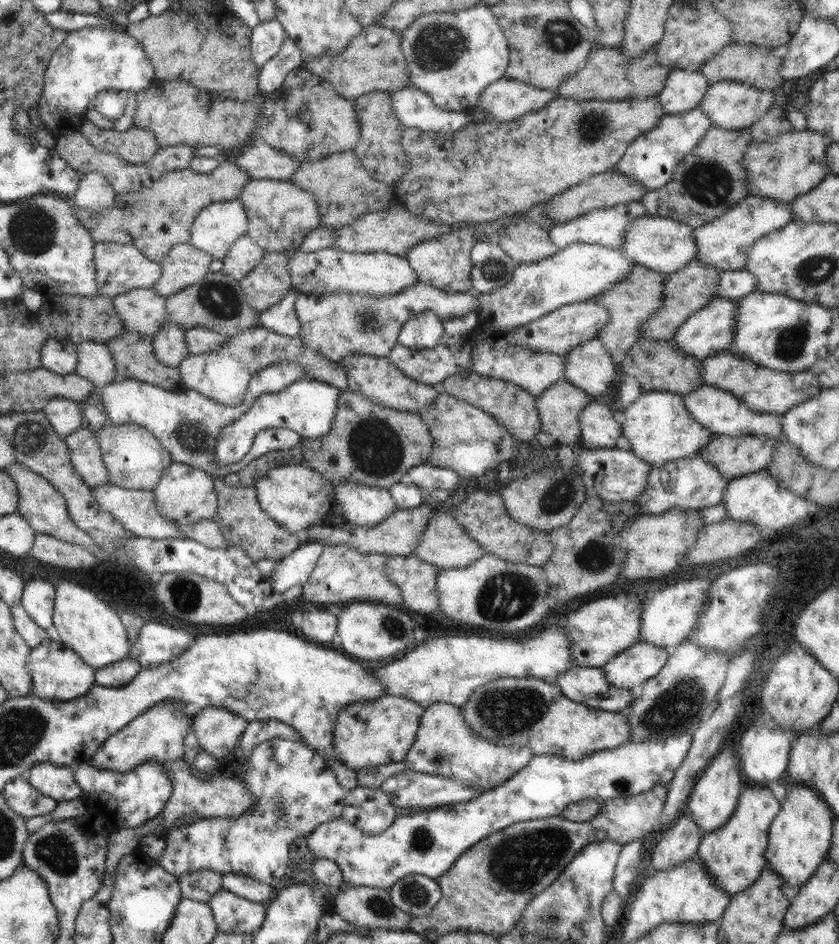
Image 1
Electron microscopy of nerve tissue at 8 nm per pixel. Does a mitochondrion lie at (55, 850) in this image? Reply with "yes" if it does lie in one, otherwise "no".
yes

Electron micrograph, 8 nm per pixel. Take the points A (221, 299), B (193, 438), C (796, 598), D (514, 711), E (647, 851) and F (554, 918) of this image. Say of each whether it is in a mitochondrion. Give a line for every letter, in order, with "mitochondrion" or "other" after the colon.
A: mitochondrion
B: mitochondrion
C: other
D: mitochondrion
E: other
F: mitochondrion

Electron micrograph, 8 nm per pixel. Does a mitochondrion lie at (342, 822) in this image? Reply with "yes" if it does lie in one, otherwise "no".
no

